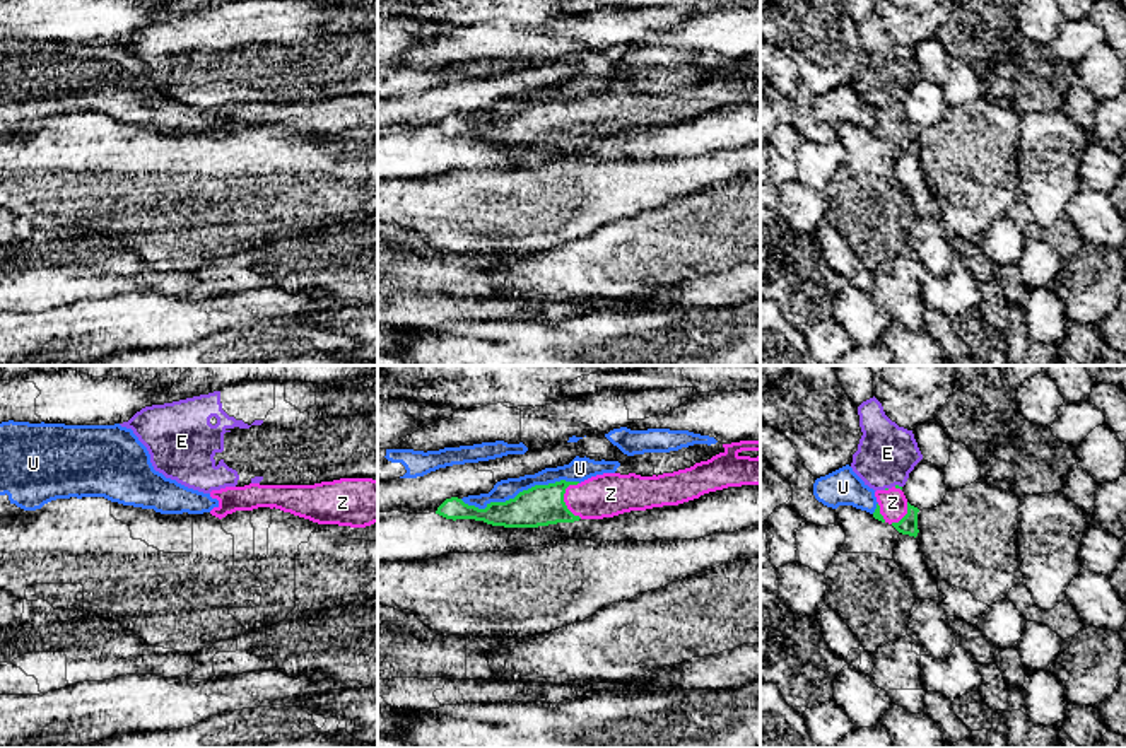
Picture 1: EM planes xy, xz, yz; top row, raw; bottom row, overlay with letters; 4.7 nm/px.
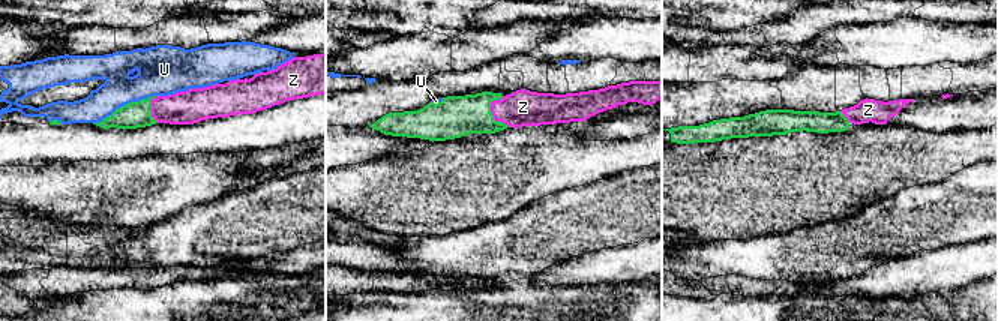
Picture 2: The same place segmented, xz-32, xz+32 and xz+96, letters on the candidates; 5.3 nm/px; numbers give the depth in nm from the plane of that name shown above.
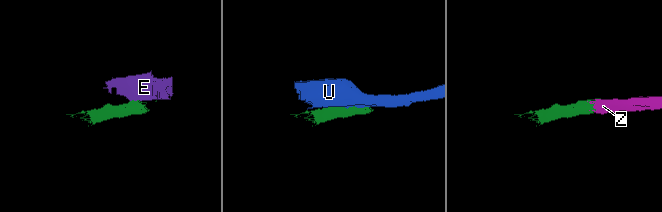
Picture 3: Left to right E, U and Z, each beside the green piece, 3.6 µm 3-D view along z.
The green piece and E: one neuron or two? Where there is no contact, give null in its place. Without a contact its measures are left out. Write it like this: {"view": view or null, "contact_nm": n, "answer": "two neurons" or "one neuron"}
{"view": "yz", "contact_nm": 40, "answer": "two neurons"}

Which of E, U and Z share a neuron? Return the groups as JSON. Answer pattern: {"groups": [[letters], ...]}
{"groups": [["E"], ["U"], ["Z"]]}

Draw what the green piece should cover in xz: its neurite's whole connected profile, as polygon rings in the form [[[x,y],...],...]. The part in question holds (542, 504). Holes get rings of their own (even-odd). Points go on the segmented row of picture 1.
[[[740,441],[723,444],[723,447],[724,451],[711,459],[673,473],[658,476],[603,473],[581,483],[560,480],[548,485],[535,485],[506,502],[490,502],[485,509],[468,505],[461,499],[451,497],[437,507],[436,514],[453,521],[475,519],[504,528],[538,528],[579,519],[613,517],[630,511],[678,505],[728,487],[760,485],[760,441]]]

